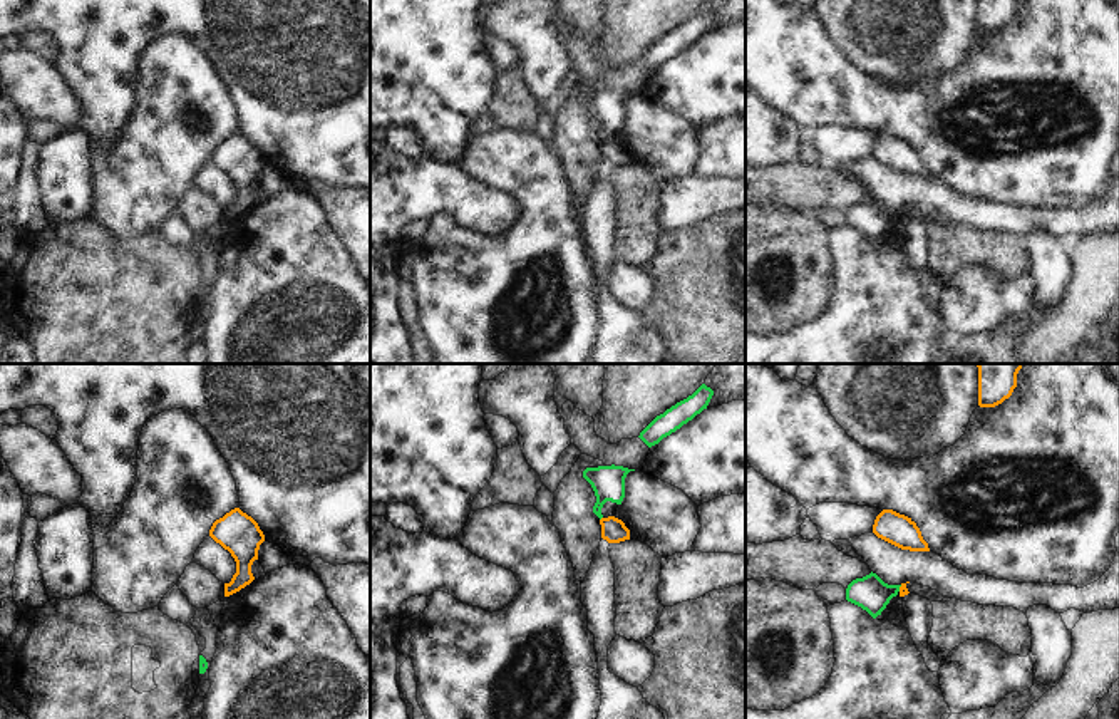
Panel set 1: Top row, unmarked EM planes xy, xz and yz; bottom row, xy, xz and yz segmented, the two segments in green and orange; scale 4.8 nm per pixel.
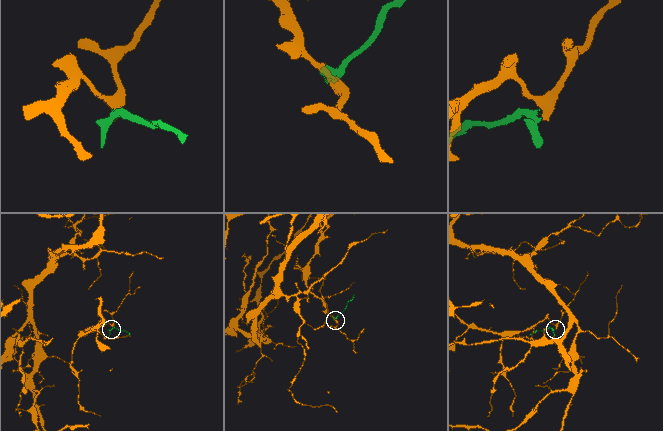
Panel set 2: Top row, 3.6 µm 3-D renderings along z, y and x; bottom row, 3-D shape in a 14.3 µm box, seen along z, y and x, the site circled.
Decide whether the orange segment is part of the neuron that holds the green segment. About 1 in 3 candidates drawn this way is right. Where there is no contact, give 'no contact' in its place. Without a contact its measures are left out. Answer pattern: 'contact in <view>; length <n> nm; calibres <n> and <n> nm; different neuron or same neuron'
contact in yz; length 40 nm; calibres 170 and 50 nm; different neuron

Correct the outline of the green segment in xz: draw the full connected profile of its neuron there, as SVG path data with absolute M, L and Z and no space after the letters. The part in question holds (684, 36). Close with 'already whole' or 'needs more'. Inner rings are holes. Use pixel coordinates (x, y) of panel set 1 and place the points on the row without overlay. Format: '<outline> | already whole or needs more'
M702 8L692 20L677 27L663 39L657 40L642 57L640 64L648 70L658 69L663 62L670 60L683 49L692 45L697 39L707 34L714 15Z | already whole

